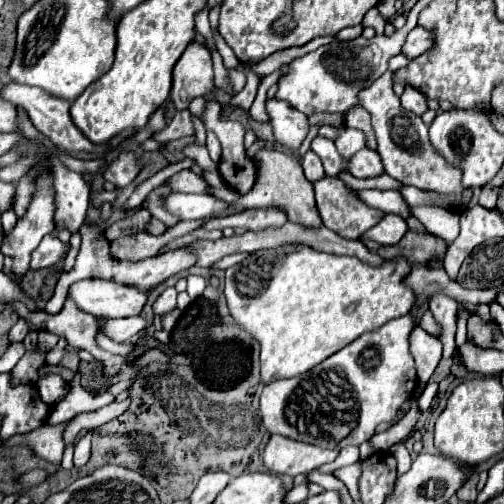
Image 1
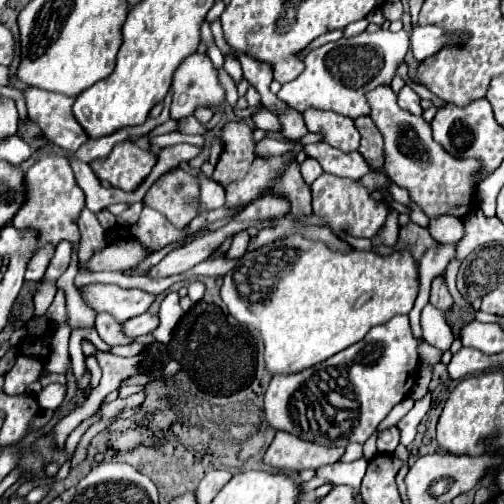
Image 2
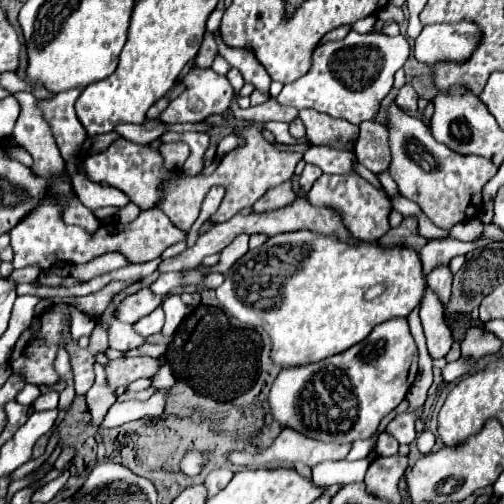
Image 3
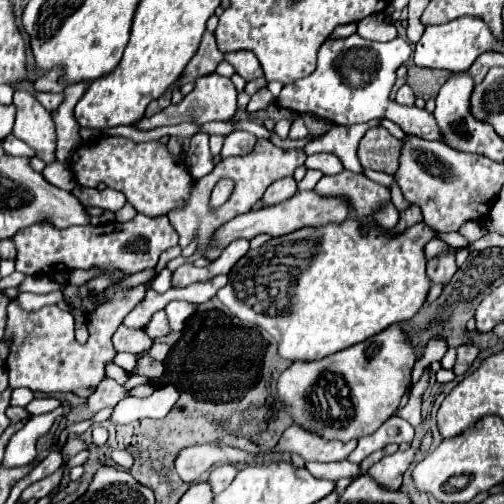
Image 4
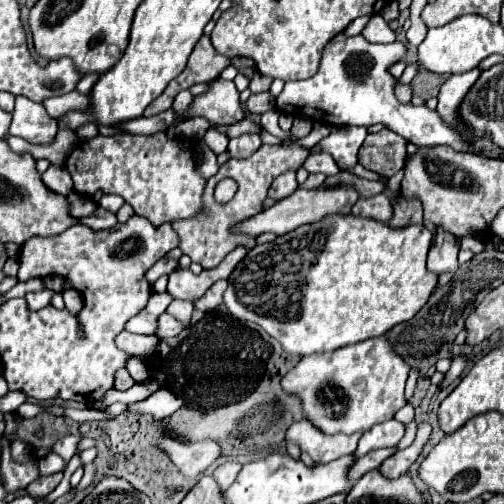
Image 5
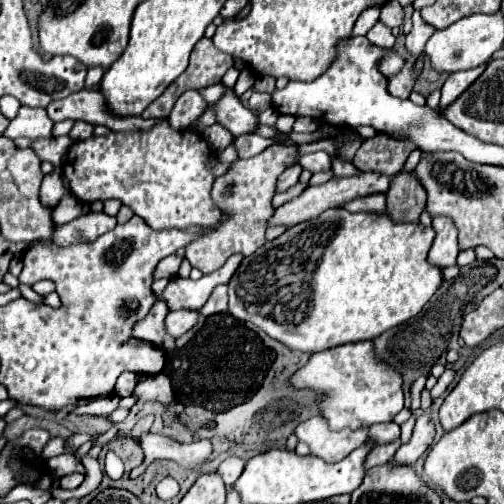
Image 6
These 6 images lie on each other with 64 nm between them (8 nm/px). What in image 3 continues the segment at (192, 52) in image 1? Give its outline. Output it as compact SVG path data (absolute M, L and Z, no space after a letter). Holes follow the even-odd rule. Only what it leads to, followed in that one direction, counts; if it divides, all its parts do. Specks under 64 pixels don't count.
M192 68L188 72L188 76L182 80L182 84L186 86L184 94L180 94L176 100L172 100L170 106L158 116L158 120L162 124L176 124L176 122L196 124L196 122L204 122L208 116L224 114L224 112L230 110L230 104L232 104L232 98L234 98L234 88L230 86L226 76L220 76L210 68L206 68L206 70Z

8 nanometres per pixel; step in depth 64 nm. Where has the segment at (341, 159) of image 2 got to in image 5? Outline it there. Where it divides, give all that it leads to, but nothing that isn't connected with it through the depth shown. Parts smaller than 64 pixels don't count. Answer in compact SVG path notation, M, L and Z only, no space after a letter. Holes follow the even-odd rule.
M314 152L310 154L304 164L302 164L309 173L323 173L326 176L336 176L336 172L340 172L338 164L334 162L334 158L326 152Z

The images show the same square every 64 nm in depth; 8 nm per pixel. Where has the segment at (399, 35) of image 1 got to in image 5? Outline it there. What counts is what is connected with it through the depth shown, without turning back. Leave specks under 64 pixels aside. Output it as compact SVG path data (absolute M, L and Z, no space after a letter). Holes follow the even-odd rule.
M336 36L336 40L332 40L326 48L324 48L324 56L320 62L320 70L316 76L308 78L308 80L298 80L298 82L286 82L284 90L276 96L276 108L284 114L292 114L292 116L307 117L316 120L316 122L324 122L330 126L372 126L372 124L382 124L388 130L400 134L402 138L406 138L408 142L416 144L416 146L426 146L426 148L434 148L434 146L452 146L456 152L468 152L468 154L478 154L484 158L496 158L492 156L492 152L488 150L480 150L476 148L464 134L460 134L458 130L454 130L450 124L444 124L444 120L440 120L440 114L436 110L430 110L426 104L422 106L414 106L414 104L400 104L394 96L394 84L396 78L390 76L388 68L398 62L402 58L402 54L406 52L404 44L400 42L392 42L392 44L372 44L368 42L364 36Z

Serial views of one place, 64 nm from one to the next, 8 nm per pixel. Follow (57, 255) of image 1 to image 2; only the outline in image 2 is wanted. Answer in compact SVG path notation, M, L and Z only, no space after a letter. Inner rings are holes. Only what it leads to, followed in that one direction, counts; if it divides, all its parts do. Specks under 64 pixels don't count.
M48 246L44 252L38 252L36 256L32 256L32 258L30 258L30 264L28 264L28 268L26 268L24 278L26 278L28 282L38 282L38 280L44 276L46 266L48 266L48 262L52 260L52 256L54 256L54 250L52 250L50 246Z

